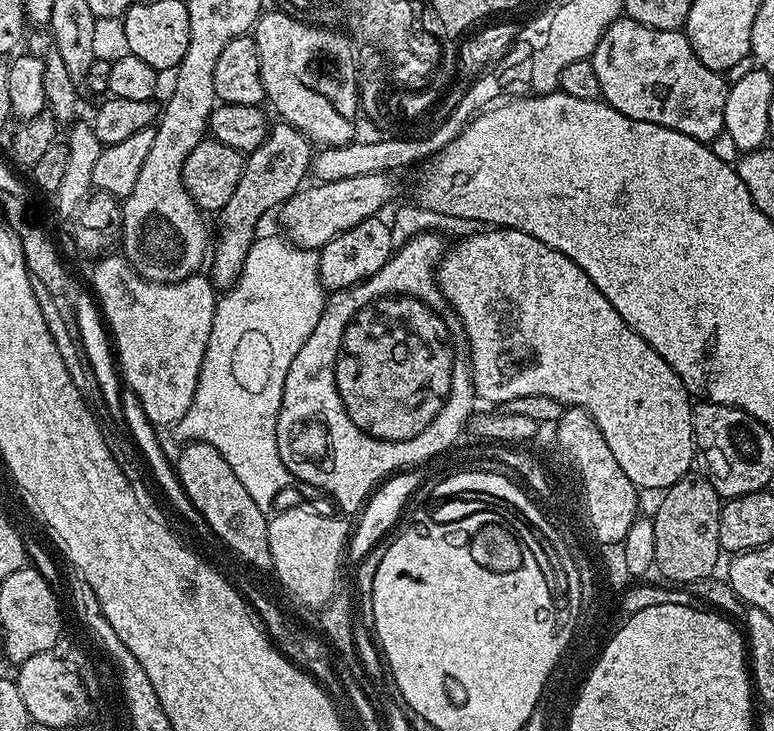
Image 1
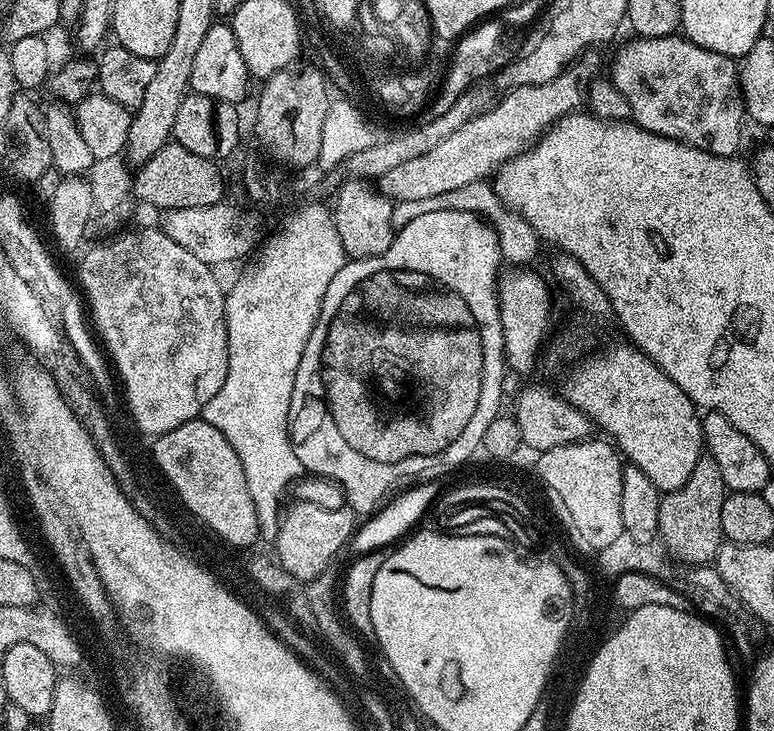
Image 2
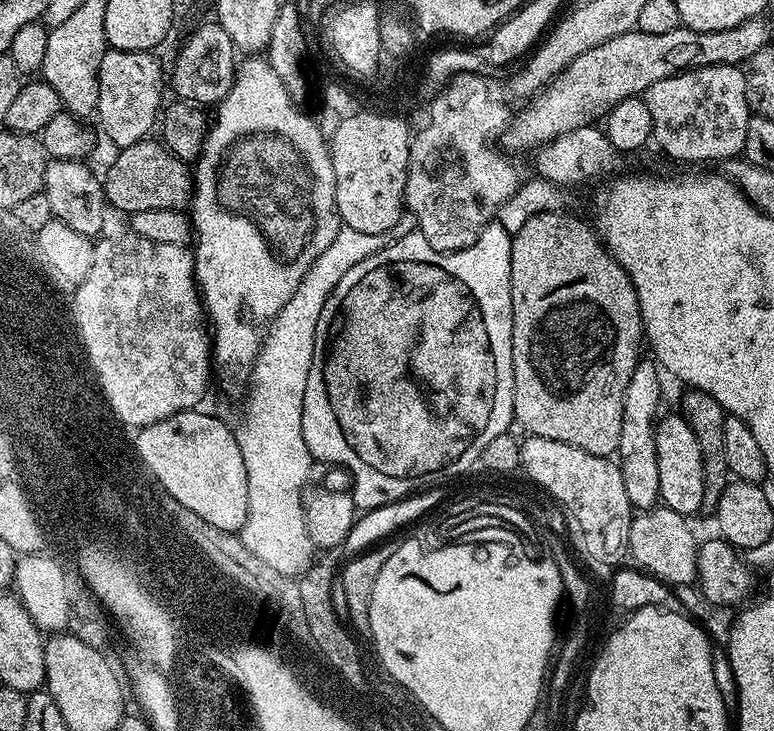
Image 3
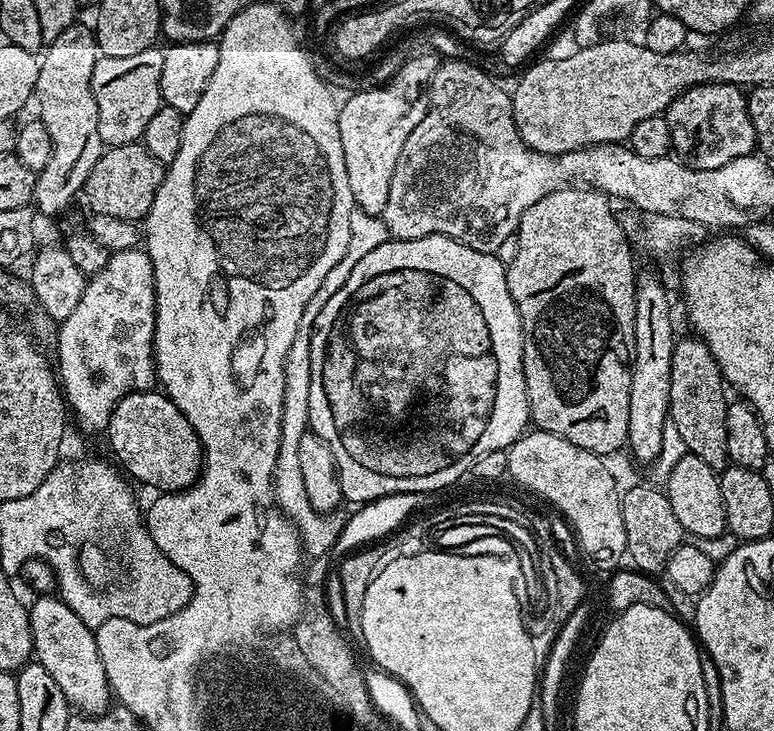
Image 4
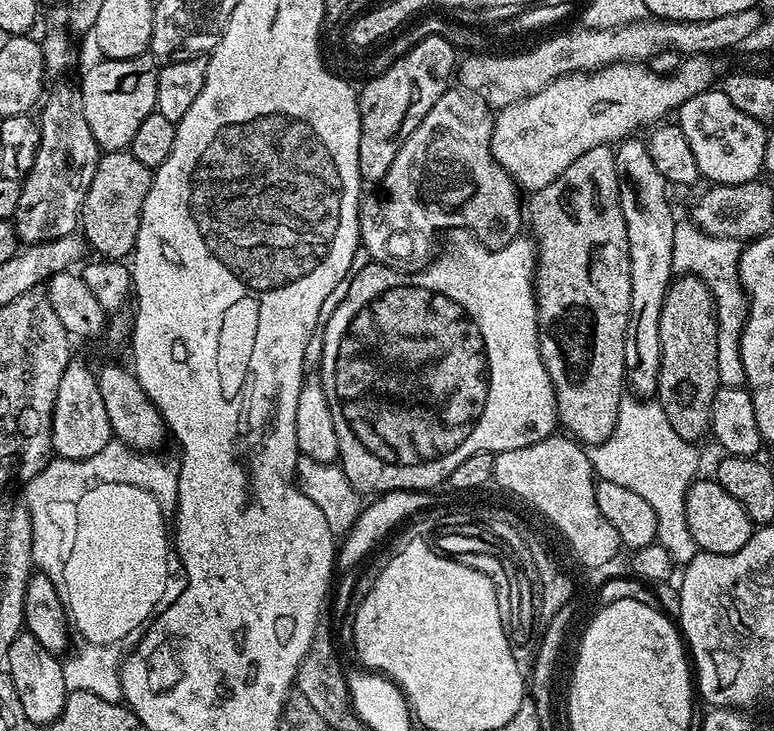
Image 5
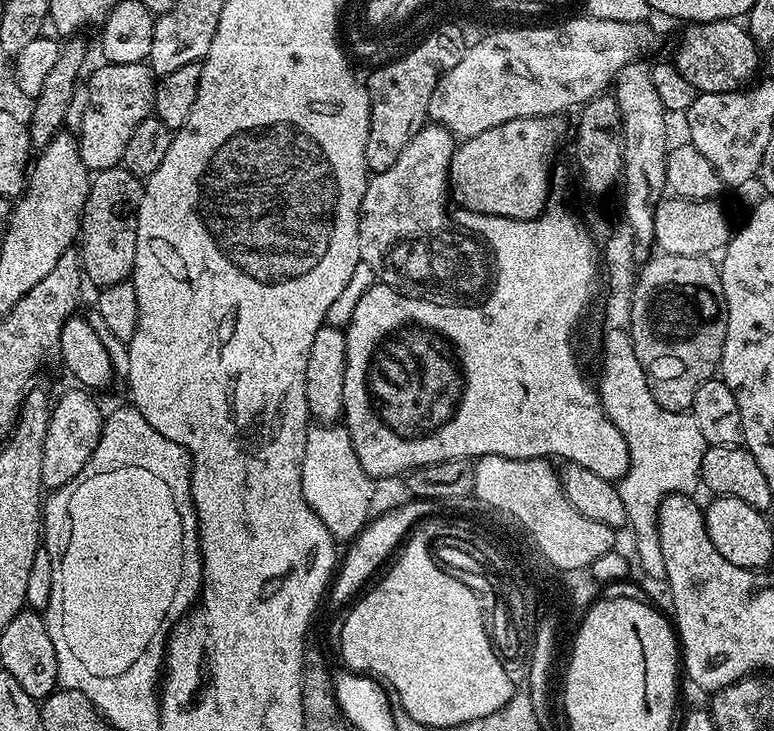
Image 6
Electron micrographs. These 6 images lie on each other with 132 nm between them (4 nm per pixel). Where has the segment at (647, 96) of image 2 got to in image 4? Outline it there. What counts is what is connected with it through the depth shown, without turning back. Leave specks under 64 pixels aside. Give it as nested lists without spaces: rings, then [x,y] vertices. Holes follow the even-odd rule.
[[[699,84],[683,92],[668,108],[672,152],[691,168],[718,170],[734,158],[757,151],[754,126],[750,122],[747,95],[734,84]]]

